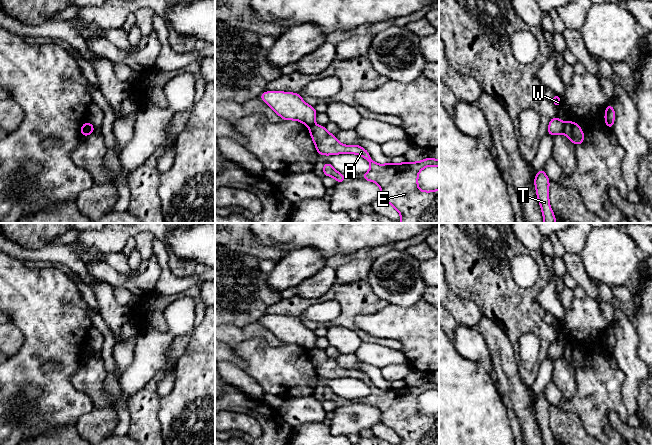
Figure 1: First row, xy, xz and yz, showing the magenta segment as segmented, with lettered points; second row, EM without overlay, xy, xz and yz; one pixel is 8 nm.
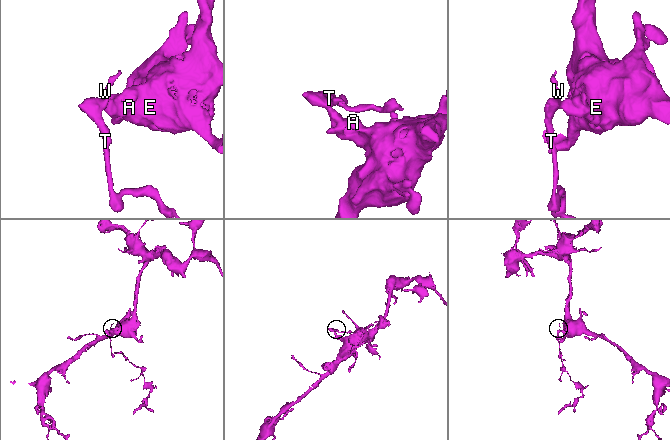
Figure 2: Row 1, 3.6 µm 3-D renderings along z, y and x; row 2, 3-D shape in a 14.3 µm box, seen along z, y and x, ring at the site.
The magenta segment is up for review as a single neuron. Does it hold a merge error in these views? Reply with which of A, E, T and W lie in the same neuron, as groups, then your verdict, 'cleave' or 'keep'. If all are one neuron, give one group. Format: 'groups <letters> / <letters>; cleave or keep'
groups A E / T W; cleave

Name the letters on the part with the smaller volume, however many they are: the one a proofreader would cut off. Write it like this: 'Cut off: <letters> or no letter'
Cut off: T, W

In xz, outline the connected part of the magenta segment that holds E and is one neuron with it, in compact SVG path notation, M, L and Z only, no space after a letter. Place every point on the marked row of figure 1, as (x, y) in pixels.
M311 125L309 132L317 153L319 155L336 155L351 153L364 157L371 165L371 168L361 178L378 184L381 188L381 199L391 204L400 214L400 223L439 223L439 188L434 191L421 191L418 189L418 174L428 167L436 166L439 168L439 160L428 157L419 162L404 162L377 164L368 151L358 145L343 145L338 142L335 135L330 134L325 126Z

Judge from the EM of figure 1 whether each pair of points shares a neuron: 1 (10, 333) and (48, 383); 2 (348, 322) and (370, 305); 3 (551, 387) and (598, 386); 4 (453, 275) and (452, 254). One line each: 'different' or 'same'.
1: different
2: same
3: different
4: same

